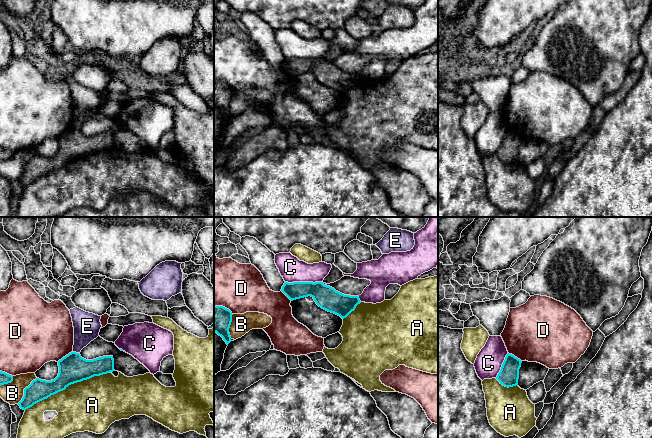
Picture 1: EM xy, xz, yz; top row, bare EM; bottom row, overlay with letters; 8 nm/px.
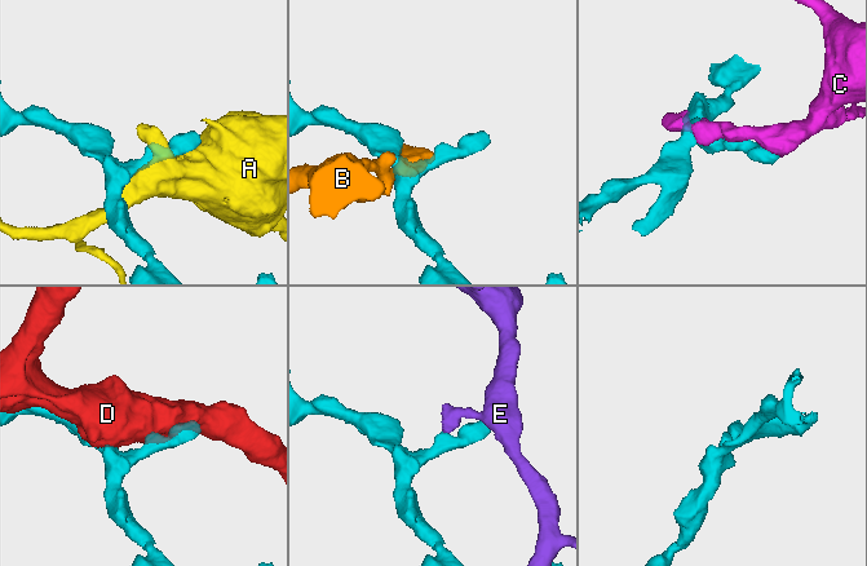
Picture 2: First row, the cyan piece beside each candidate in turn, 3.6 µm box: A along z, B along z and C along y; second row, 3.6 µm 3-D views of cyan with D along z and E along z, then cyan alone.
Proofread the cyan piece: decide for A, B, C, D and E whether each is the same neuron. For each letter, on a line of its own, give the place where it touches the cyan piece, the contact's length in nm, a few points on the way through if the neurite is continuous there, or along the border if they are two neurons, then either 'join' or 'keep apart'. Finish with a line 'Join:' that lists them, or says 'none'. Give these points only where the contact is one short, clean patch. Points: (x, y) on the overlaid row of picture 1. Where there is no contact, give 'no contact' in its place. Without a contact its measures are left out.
A: contact xy (67, 386); length 750 nm; keep apart
B: contact xy (24, 390); length 260 nm; keep apart
C: contact xz (304, 282); length 300 nm; keep apart
D: contact xy (65, 356); length 150 nm; keep apart
E: contact xy (75, 352); length 60 nm; keep apart
Join: none

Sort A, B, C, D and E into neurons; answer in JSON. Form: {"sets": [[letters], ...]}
{"sets": [["A"], ["B"], ["C"], ["D"], ["E"]]}

